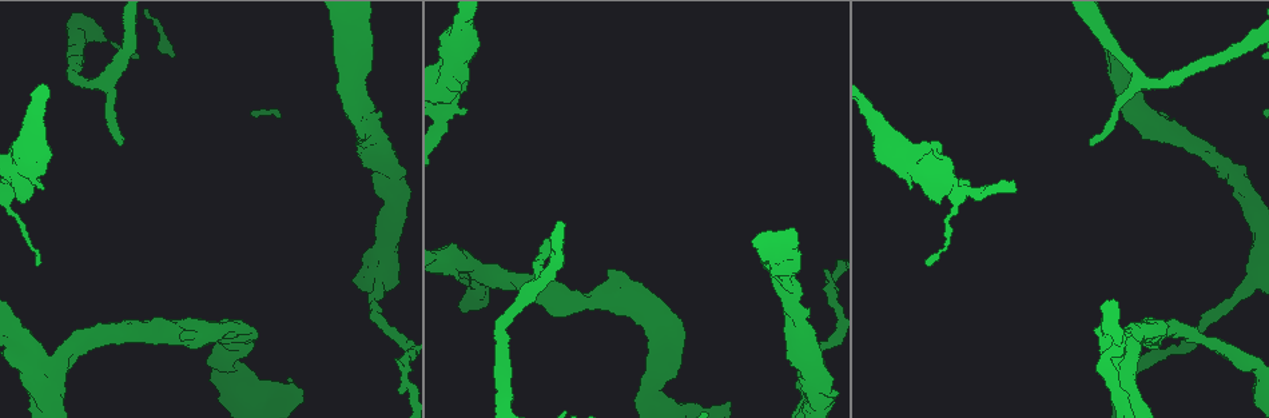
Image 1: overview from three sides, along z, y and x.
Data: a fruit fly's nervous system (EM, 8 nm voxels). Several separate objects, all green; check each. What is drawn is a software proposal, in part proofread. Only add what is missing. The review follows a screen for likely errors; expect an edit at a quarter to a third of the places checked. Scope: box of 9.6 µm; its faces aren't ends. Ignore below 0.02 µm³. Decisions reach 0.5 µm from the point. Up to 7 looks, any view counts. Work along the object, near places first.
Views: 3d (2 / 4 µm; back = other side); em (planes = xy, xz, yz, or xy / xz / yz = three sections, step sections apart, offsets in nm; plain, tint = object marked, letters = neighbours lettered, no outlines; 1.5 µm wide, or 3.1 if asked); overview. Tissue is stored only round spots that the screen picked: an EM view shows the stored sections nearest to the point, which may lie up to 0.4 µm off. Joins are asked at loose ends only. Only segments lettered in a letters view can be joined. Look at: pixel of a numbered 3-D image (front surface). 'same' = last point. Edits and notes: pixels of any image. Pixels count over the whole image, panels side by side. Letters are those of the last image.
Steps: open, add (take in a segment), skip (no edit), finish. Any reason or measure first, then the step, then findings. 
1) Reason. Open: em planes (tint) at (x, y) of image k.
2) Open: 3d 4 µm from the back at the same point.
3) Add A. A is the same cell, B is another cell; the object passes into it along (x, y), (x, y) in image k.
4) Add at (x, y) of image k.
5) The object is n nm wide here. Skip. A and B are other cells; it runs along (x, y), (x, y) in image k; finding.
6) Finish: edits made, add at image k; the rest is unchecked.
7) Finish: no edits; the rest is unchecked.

Stops while still wide. Open: em xz step 8 (letters) at (360, 153) of image 1.

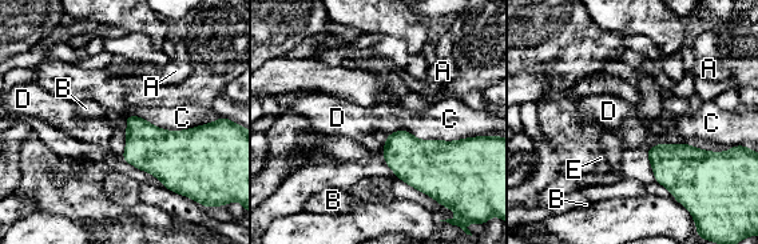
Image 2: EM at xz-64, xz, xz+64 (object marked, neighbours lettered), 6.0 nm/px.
Another direction. Open: em planes (letters) at the same point.

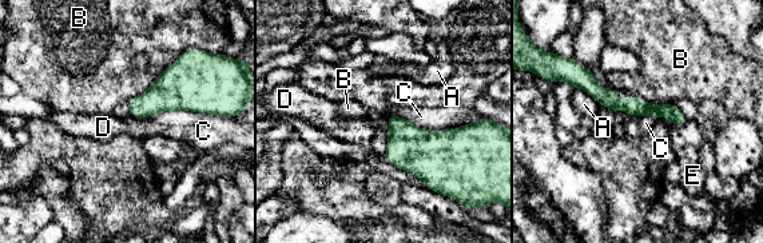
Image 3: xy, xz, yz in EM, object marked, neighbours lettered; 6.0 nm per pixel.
The longest contact is with B, 550 nm. Skip. A, B, C, D and E are other cells; a border runs along (205, 50), (186, 48), (127, 103) in image 3; no lettered segment goes on from it.

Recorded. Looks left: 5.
An open end. Open: em xy step 8 (letters) at (547, 239) of image 1.

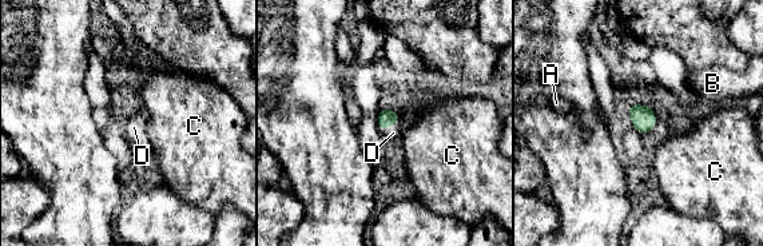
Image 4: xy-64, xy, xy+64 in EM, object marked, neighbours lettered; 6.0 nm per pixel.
Another direction. Open: em planes (letters) at the same point.

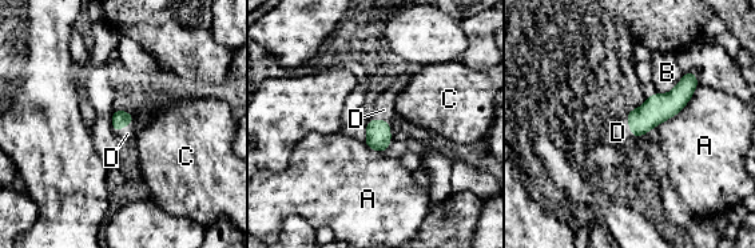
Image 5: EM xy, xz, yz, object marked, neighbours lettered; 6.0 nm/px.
Add D. D is the same cell, A, B and C are other cells; the object passes into it along (656, 108), (628, 126), (618, 132) in image 5; it goes on there.

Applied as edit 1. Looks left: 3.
Finish: edits made, add at image 5; the rest is unchecked.

